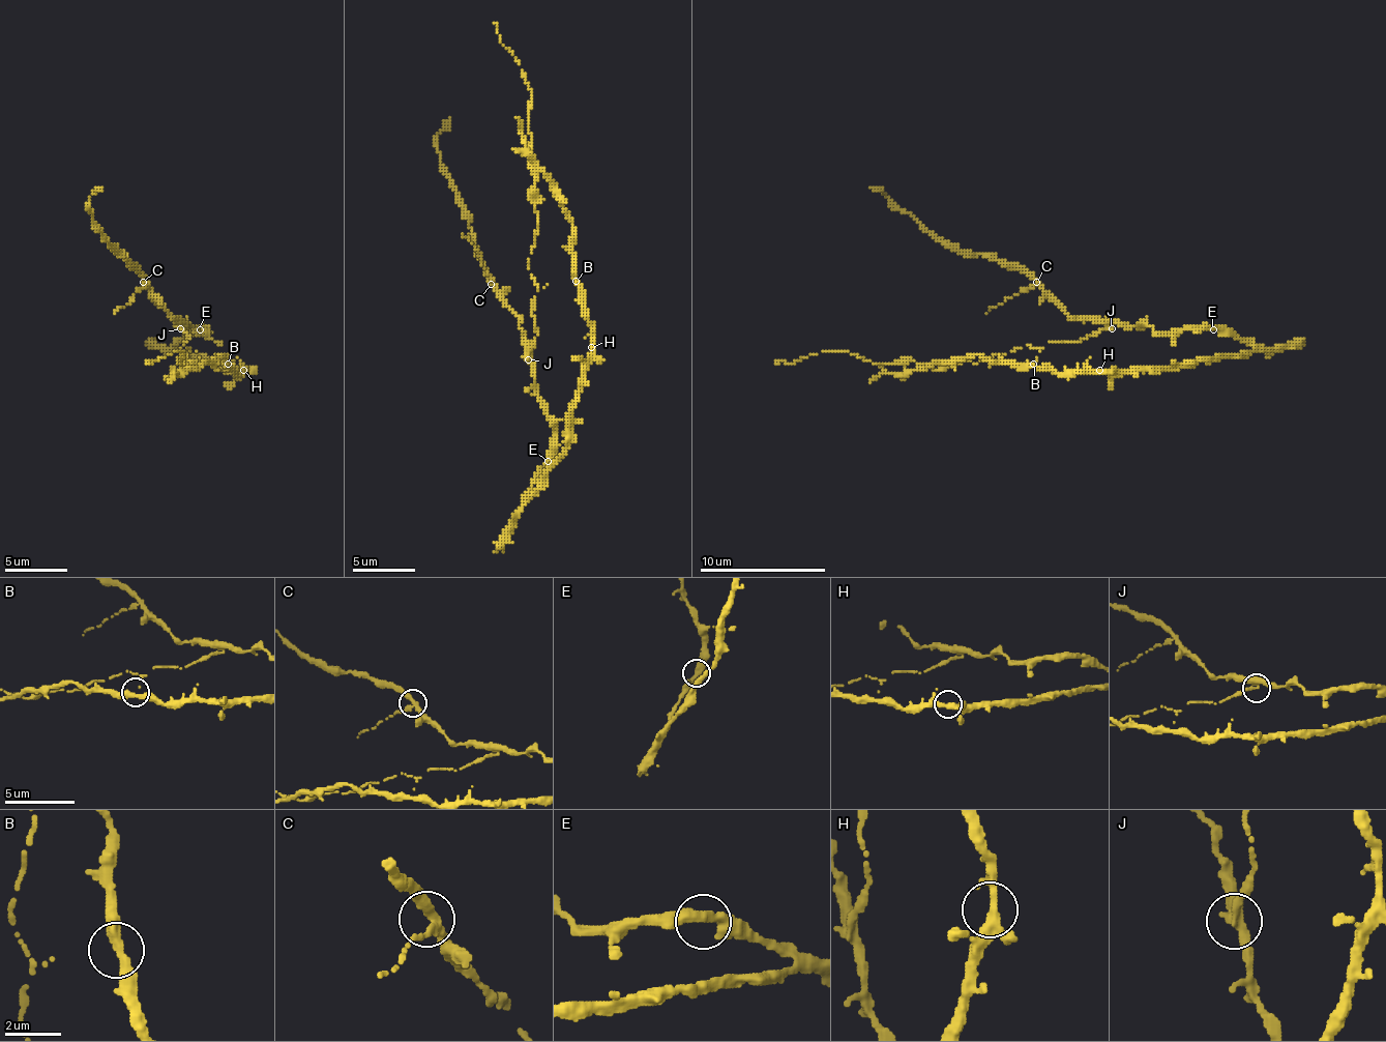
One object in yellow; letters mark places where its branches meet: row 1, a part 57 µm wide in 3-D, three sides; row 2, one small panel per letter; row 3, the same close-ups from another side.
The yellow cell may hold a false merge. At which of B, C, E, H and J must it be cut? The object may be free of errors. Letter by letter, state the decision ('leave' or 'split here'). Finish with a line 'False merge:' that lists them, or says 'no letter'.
B: leave
C: leave
E: leave
H: leave
J: split here
False merge: J

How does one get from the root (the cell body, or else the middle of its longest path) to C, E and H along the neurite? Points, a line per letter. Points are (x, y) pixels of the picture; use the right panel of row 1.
C: (1226, 354), (1247, 354), (1254, 348), (1216, 329), (1156, 333), (1150, 326), (1081, 320), (1071, 317), (1036, 282)
E: (1226, 354), (1247, 354), (1254, 348), (1213, 329)
H: (1226, 354), (1197, 364), (1144, 367), (1141, 370), (1099, 370)

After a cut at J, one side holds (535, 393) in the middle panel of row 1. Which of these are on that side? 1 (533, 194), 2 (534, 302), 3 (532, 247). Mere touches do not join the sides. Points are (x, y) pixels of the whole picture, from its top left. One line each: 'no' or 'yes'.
1: no
2: no
3: no

